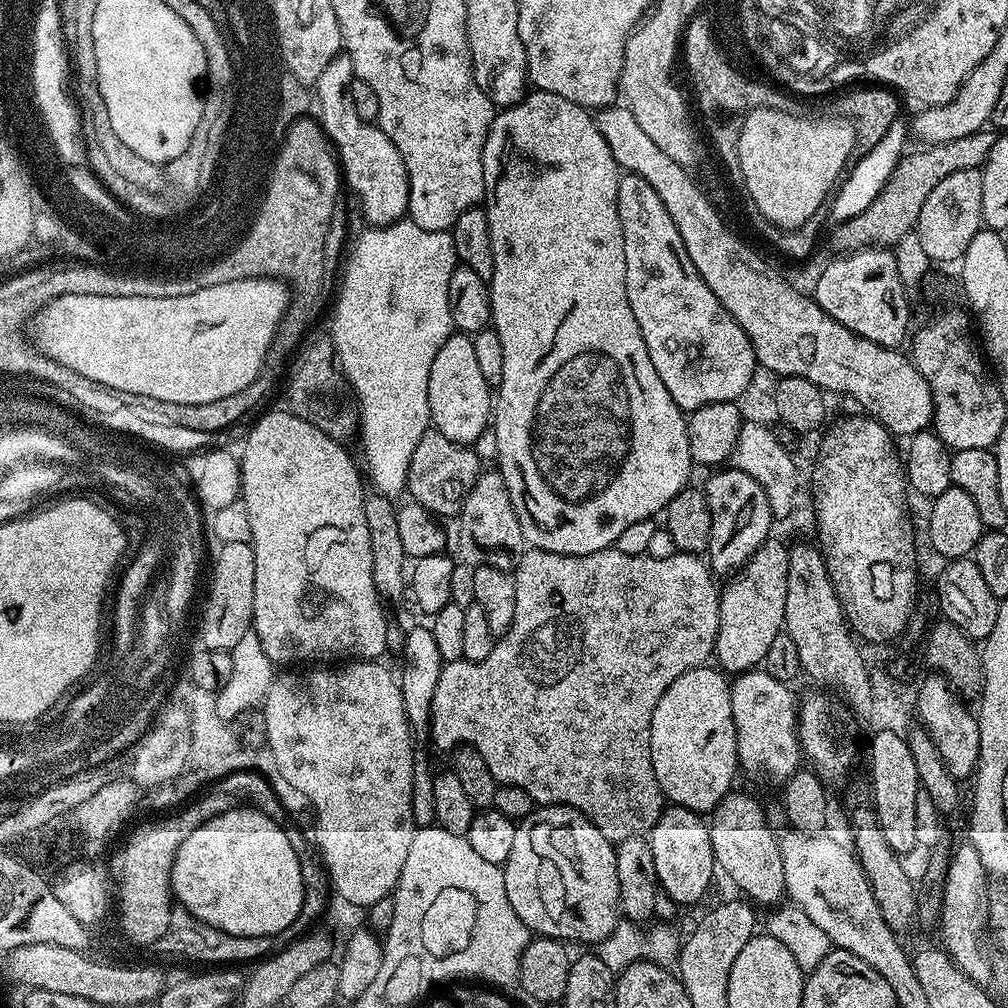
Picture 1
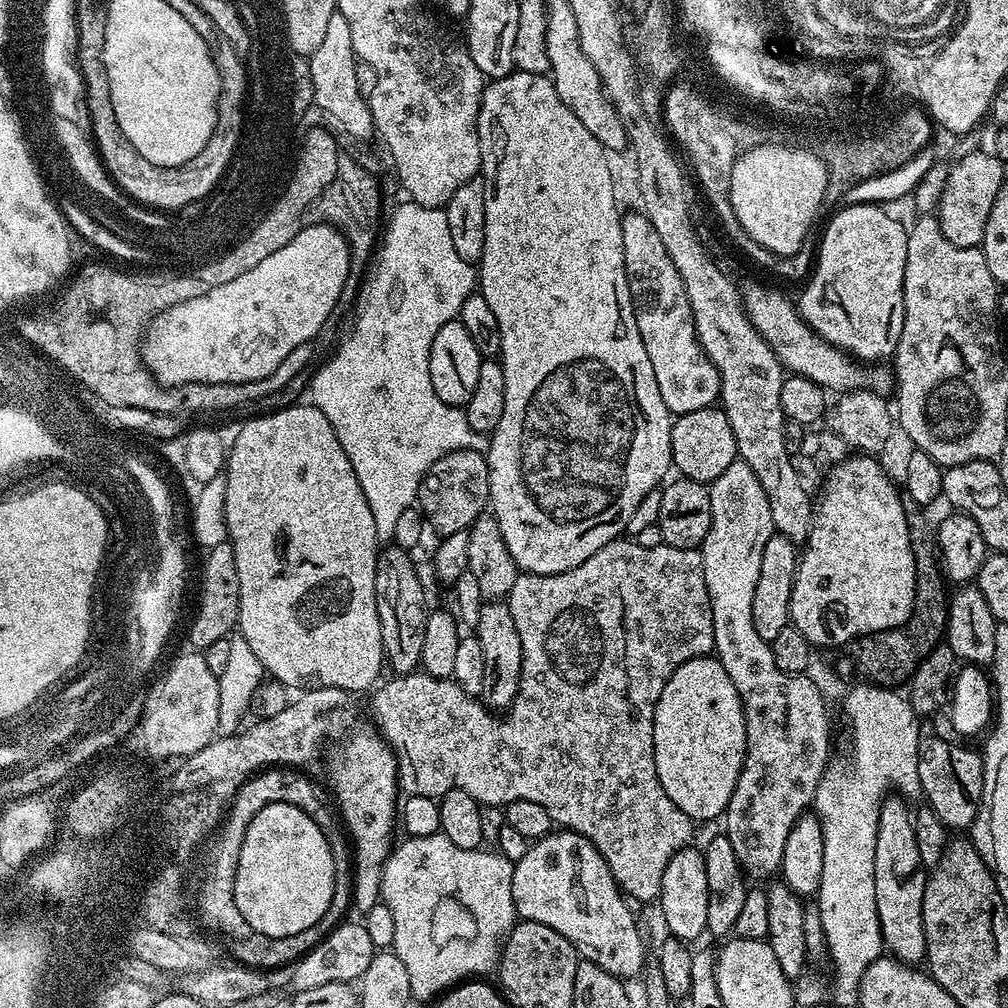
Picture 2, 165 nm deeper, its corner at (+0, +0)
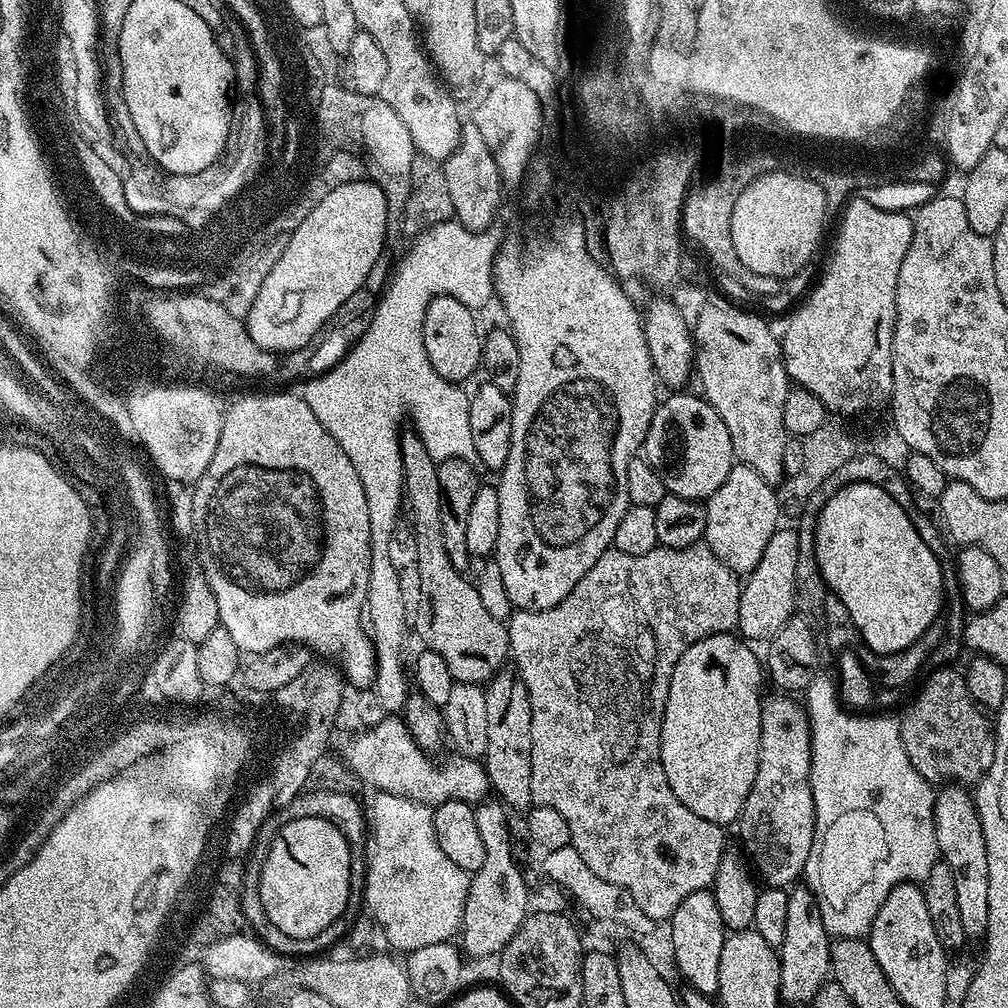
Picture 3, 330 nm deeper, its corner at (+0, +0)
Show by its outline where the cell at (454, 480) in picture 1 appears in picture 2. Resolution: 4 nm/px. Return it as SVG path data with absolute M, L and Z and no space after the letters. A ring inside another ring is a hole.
M467 448L454 450L438 458L438 462L434 462L434 466L430 466L430 470L422 478L416 499L427 527L432 527L437 532L437 537L443 538L467 532L479 516L485 515L489 507L489 490L487 455Z

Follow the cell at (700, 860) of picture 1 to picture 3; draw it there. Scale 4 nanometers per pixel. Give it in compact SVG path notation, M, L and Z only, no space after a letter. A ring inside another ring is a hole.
M712 890L695 892L682 898L682 906L674 910L670 925L674 942L674 958L683 983L704 996L715 997L718 993L718 958L722 958L722 946L726 929L718 912Z

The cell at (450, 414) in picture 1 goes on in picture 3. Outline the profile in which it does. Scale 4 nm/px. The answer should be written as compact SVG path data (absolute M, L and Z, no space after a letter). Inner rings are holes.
M439 296L426 306L426 318L422 322L422 338L430 366L442 378L453 382L465 382L482 364L482 328L476 325L477 313L462 306L458 298Z

